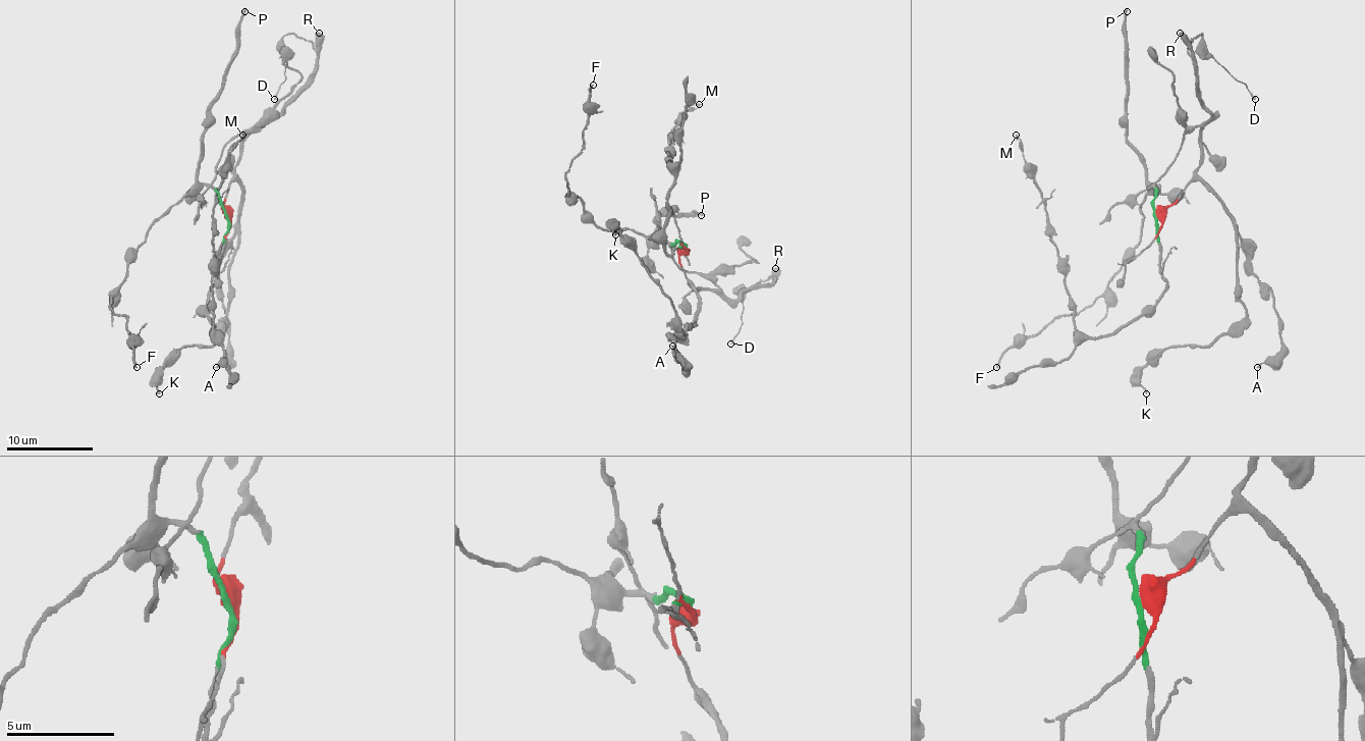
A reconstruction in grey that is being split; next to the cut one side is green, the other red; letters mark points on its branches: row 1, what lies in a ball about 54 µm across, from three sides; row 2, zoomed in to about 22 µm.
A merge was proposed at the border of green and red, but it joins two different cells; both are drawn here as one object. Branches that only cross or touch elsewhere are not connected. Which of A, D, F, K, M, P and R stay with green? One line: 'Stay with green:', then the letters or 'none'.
Stay with green: F, M, P

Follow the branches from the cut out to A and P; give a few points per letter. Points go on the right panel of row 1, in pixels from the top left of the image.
A: (1155, 214), (1161, 214), (1197, 179), (1222, 206), (1255, 277), (1270, 293), (1278, 319), (1281, 350), (1257, 367)
P: (1155, 214), (1155, 191), (1147, 179), (1144, 158), (1127, 139), (1127, 10)

